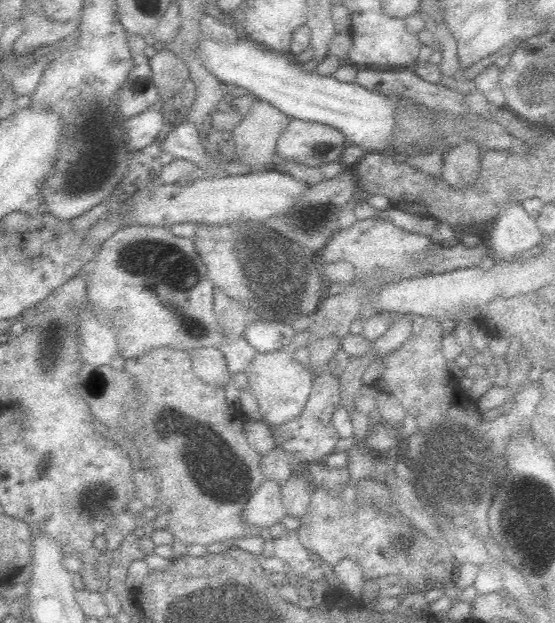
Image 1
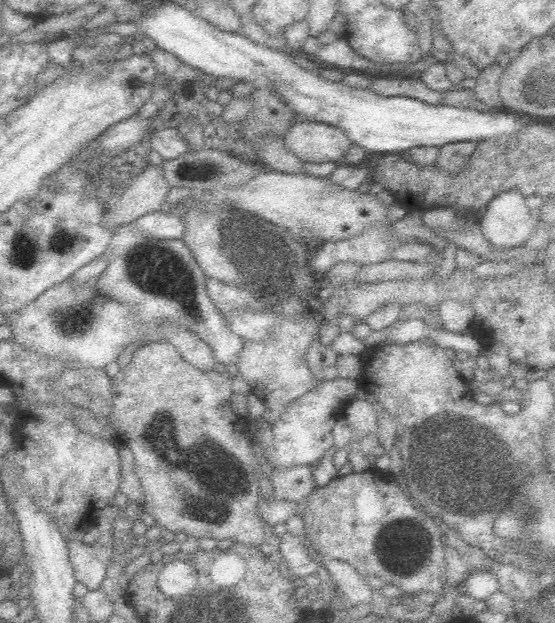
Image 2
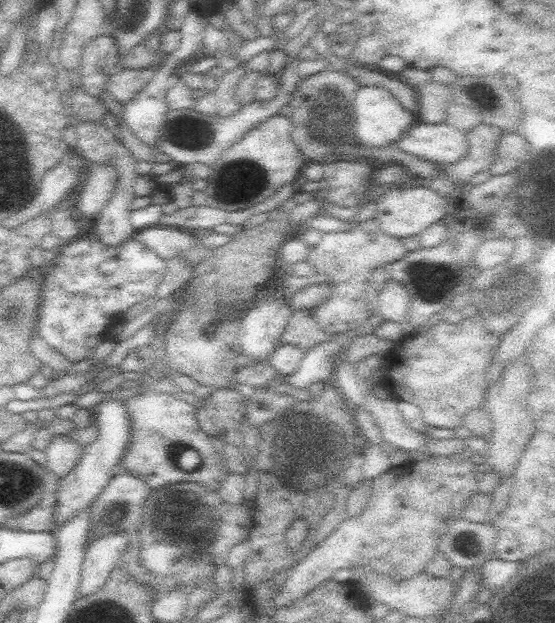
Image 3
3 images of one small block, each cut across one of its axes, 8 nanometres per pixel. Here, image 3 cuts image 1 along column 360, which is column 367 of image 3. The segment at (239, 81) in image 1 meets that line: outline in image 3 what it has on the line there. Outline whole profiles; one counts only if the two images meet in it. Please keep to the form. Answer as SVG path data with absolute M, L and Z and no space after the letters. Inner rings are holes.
M370 84L357 89L354 112L354 131L365 148L383 148L389 144L397 142L417 121L413 120L416 114L407 112L401 103L386 89Z

